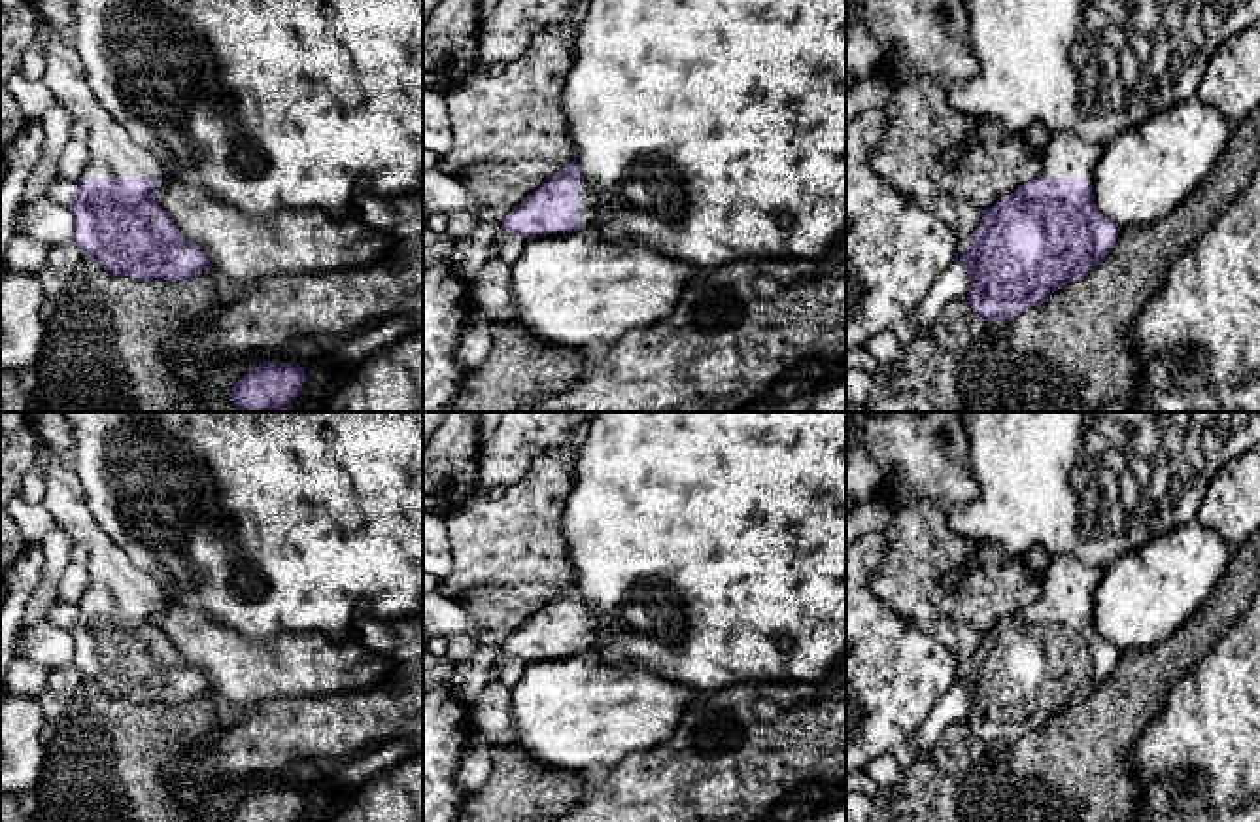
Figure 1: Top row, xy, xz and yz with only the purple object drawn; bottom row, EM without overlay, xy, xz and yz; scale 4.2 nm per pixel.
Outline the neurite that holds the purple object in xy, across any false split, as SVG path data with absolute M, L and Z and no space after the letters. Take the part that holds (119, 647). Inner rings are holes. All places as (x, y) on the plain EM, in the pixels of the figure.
M38 438L38 455L43 459L42 476L45 484L42 506L55 518L55 525L72 537L74 544L83 544L89 550L89 586L70 629L76 642L74 665L81 676L96 682L108 695L142 705L153 701L185 705L212 694L202 671L183 659L170 637L155 624L157 601L162 593L159 584L138 569L96 523L70 459L42 438Z

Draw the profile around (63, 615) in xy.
M55 601L45 616L45 620L57 627L72 629L77 618L79 607L68 601Z

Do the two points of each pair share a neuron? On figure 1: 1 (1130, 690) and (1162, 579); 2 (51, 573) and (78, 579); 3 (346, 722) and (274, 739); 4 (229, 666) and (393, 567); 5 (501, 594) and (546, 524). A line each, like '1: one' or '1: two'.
1: two
2: two
3: one
4: two
5: one

